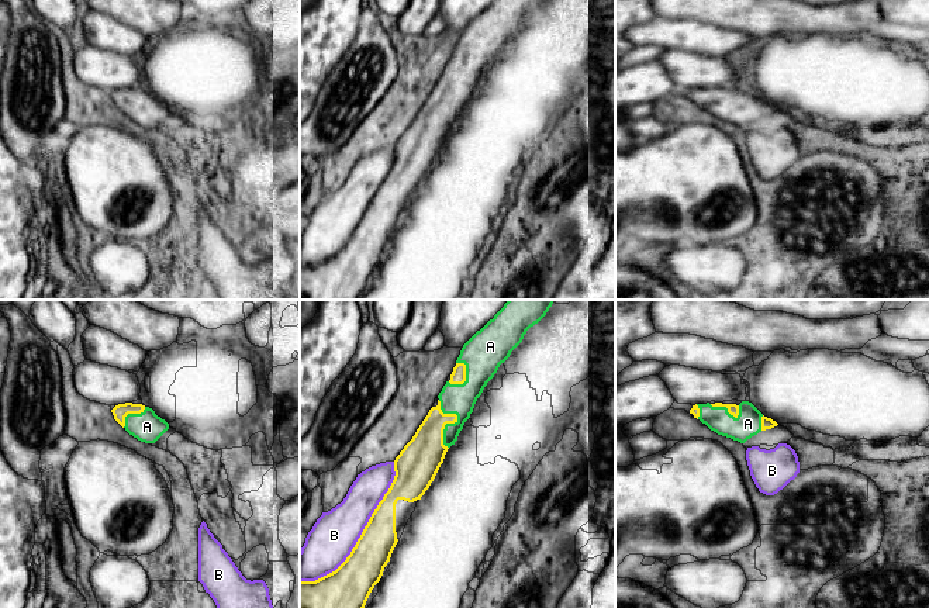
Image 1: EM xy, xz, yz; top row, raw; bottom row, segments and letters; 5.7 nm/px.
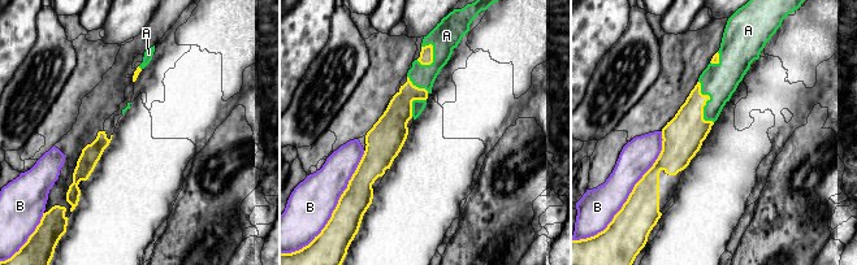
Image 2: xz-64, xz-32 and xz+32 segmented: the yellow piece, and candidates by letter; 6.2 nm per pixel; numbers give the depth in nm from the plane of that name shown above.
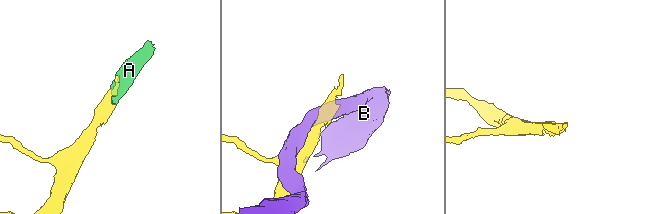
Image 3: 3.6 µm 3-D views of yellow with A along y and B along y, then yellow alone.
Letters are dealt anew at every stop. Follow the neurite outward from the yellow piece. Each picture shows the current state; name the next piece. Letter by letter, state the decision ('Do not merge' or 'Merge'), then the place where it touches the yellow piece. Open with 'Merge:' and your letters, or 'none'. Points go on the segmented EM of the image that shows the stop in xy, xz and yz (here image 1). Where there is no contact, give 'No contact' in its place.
Merge: A
A: Merge. Touches yellow at xz (453, 422)
B: Do not merge. Touches yellow at xz (362, 534)

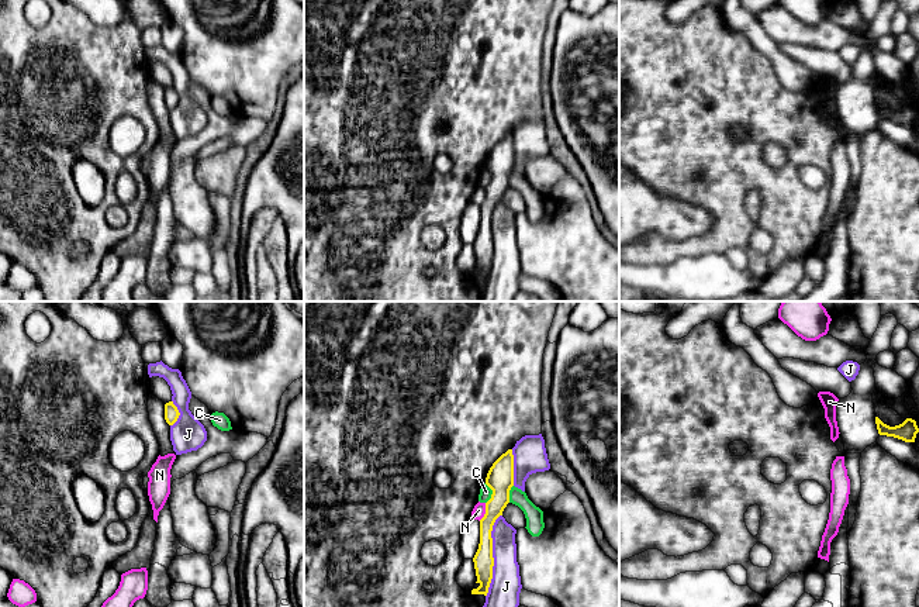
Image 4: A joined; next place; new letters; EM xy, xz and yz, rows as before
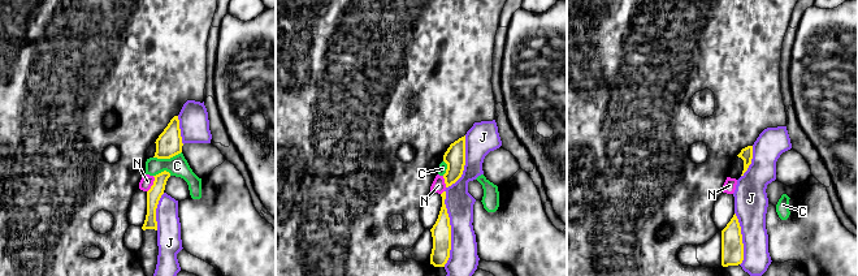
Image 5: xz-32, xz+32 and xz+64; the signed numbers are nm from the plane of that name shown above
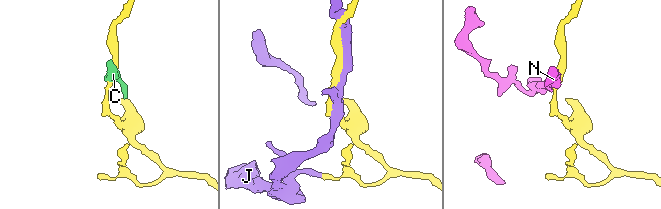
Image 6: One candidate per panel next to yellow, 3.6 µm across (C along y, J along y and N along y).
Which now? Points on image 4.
Merge: none
C: Do not merge. Touches yellow at xz (493, 493)
J: Do not merge. Touches yellow at xz (491, 555)
N: Do not merge. Touches yellow at xz (486, 511)

